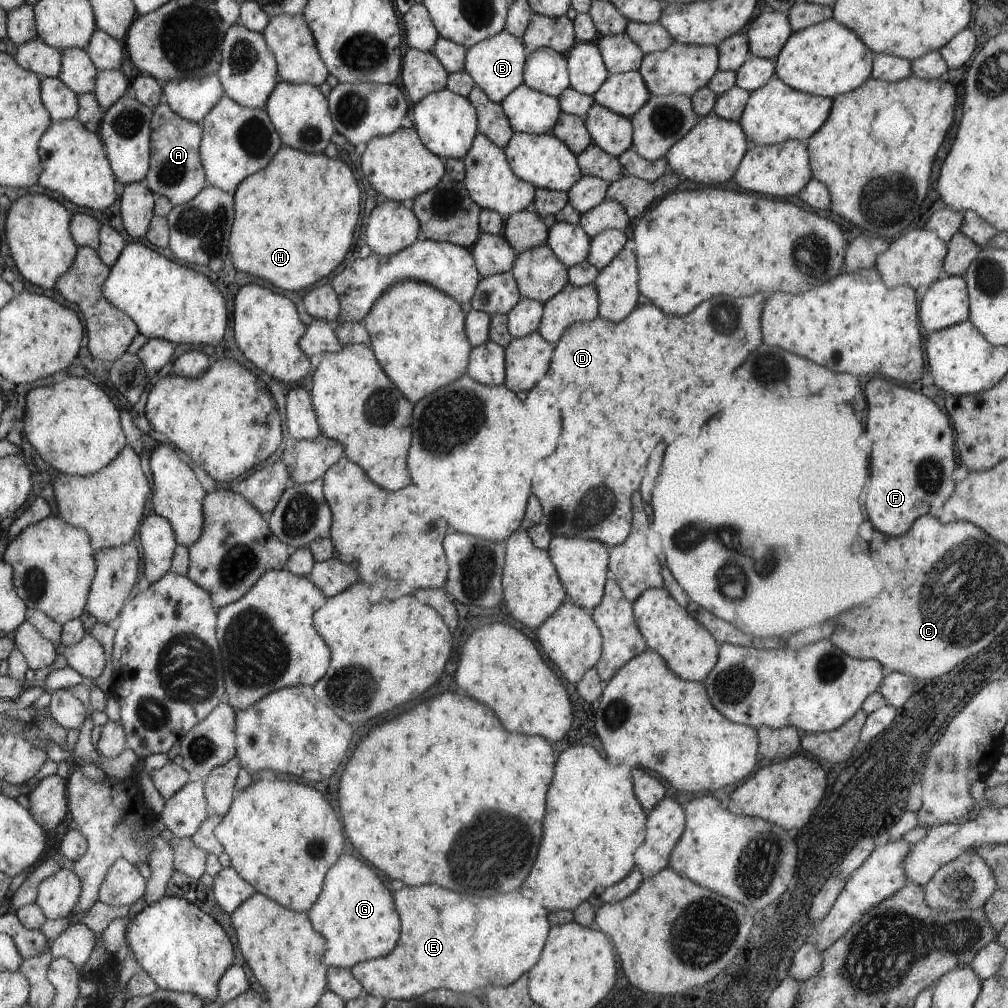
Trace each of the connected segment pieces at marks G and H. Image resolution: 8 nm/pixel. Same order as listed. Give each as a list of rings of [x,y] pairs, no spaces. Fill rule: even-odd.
[[[344,854],[338,862],[336,868],[328,873],[328,884],[323,884],[324,896],[320,896],[320,904],[314,904],[306,914],[316,920],[316,928],[328,936],[328,968],[338,967],[339,969],[351,969],[362,961],[377,959],[390,954],[398,942],[400,936],[400,918],[394,908],[393,894],[390,894],[384,884],[378,880],[376,872],[364,864],[360,858],[352,854]]]
[[[283,145],[267,166],[264,172],[247,176],[234,192],[236,220],[229,244],[232,260],[238,270],[262,276],[282,290],[302,290],[328,278],[346,258],[358,226],[360,188],[342,159],[336,160],[324,153],[307,153]]]

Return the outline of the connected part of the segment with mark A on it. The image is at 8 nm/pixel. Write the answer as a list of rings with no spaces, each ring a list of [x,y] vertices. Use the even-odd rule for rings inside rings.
[[[162,102],[155,106],[156,124],[151,124],[151,154],[150,154],[150,170],[147,172],[146,178],[141,180],[143,185],[147,185],[149,189],[156,195],[168,197],[173,206],[187,203],[195,198],[200,191],[206,187],[207,179],[205,168],[201,160],[199,148],[203,138],[203,128],[200,123],[192,122],[181,117],[171,105]]]

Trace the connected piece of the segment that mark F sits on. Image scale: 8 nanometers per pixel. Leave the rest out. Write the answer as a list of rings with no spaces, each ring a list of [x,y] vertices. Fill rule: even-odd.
[[[872,378],[865,385],[868,397],[868,418],[865,432],[871,441],[869,457],[870,480],[864,510],[876,531],[897,537],[907,533],[919,516],[940,516],[944,501],[955,489],[952,471],[959,465],[957,446],[950,419],[930,398],[886,378]]]

